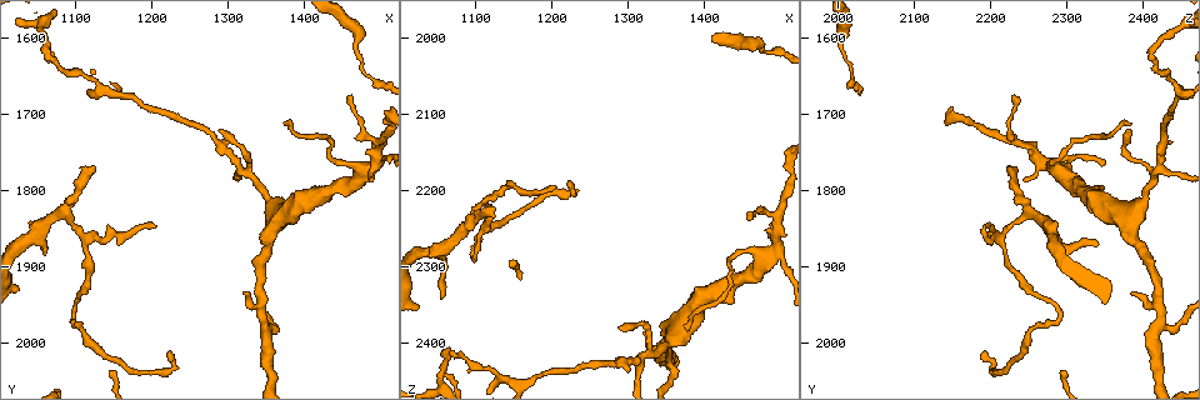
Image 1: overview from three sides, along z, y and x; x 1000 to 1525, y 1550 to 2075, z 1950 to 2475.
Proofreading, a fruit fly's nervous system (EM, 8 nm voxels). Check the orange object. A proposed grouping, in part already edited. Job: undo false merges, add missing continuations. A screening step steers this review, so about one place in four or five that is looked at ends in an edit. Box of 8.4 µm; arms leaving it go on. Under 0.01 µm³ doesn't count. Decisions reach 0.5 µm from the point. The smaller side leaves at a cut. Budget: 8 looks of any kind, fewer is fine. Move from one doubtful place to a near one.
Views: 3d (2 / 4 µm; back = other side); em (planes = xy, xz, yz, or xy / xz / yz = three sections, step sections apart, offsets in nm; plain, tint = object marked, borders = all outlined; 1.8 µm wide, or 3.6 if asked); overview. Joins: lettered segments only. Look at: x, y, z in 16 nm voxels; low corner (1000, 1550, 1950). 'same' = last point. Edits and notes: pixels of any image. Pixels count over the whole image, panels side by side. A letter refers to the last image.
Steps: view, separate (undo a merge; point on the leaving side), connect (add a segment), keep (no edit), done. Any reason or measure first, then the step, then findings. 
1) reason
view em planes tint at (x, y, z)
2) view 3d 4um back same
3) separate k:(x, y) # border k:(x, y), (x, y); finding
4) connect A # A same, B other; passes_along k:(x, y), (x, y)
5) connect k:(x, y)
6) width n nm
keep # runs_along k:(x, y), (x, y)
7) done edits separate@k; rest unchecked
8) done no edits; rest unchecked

view 3d 2um back at (1120, 1770, 2225)

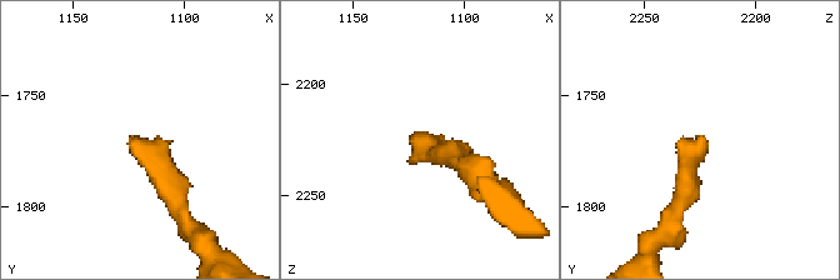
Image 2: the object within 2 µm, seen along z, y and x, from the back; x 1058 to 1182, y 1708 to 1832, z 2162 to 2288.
shape alone is not enough
view em xy step 4 tint at (1120, 1767, 2223)

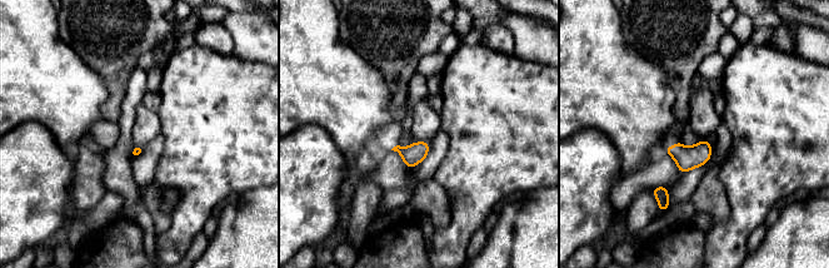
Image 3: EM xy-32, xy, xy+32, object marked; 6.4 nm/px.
see the neighbours
view em xy step 4 borders same

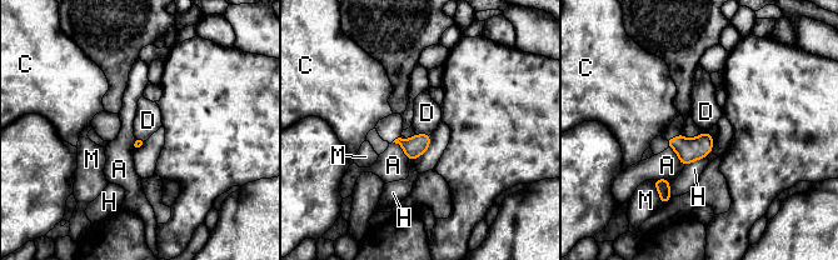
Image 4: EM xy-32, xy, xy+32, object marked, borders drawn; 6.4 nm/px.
keep # A other, C other, D other, H other, M other; border 4:(415, 133), (429, 134); no lettered segment goes on from it

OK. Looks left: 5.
free end
view em planes tint at (1200, 1850, 2190)

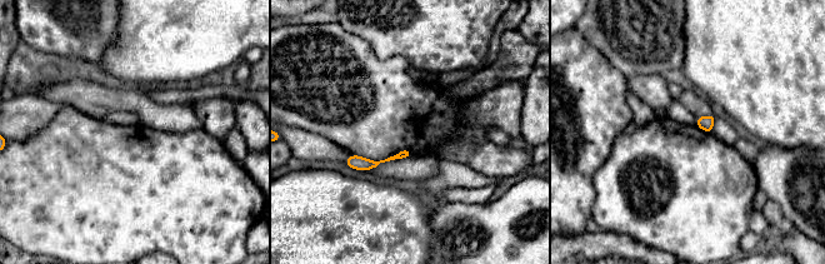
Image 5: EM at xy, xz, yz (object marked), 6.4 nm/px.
view em planes borders same

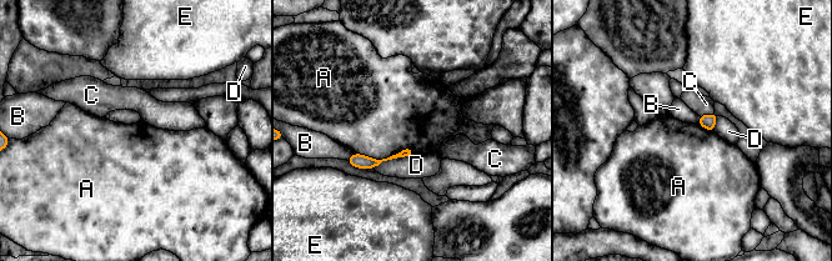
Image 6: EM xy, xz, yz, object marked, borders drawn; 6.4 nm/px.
longest_contact A 380 nm
keep # A other, B other, C other, D other, E other; none of them fits

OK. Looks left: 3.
a fork
view em xy step 4 tint at (1330, 1775, 2415)

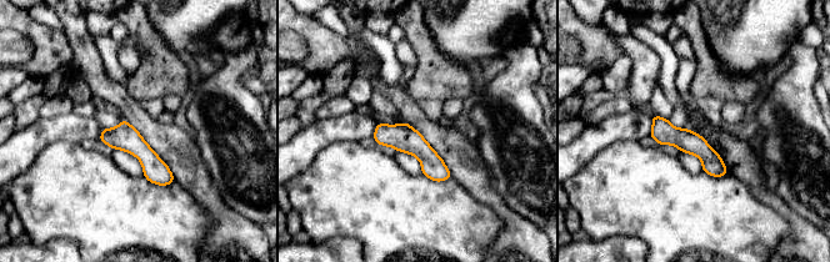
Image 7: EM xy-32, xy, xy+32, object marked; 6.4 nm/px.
another direction
view em planes borders same

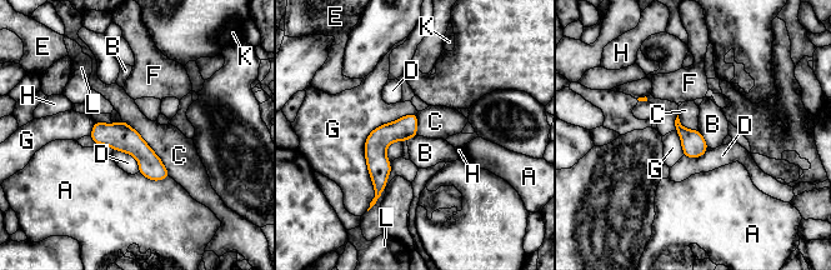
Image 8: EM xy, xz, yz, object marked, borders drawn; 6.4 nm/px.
keep # A other, B other, C other, D other, E other, F other, G other, H other, K other, L other; border 8:(121, 119), (159, 158), (170, 176); all the same neuron

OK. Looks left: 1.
done no edits; rest unchecked

